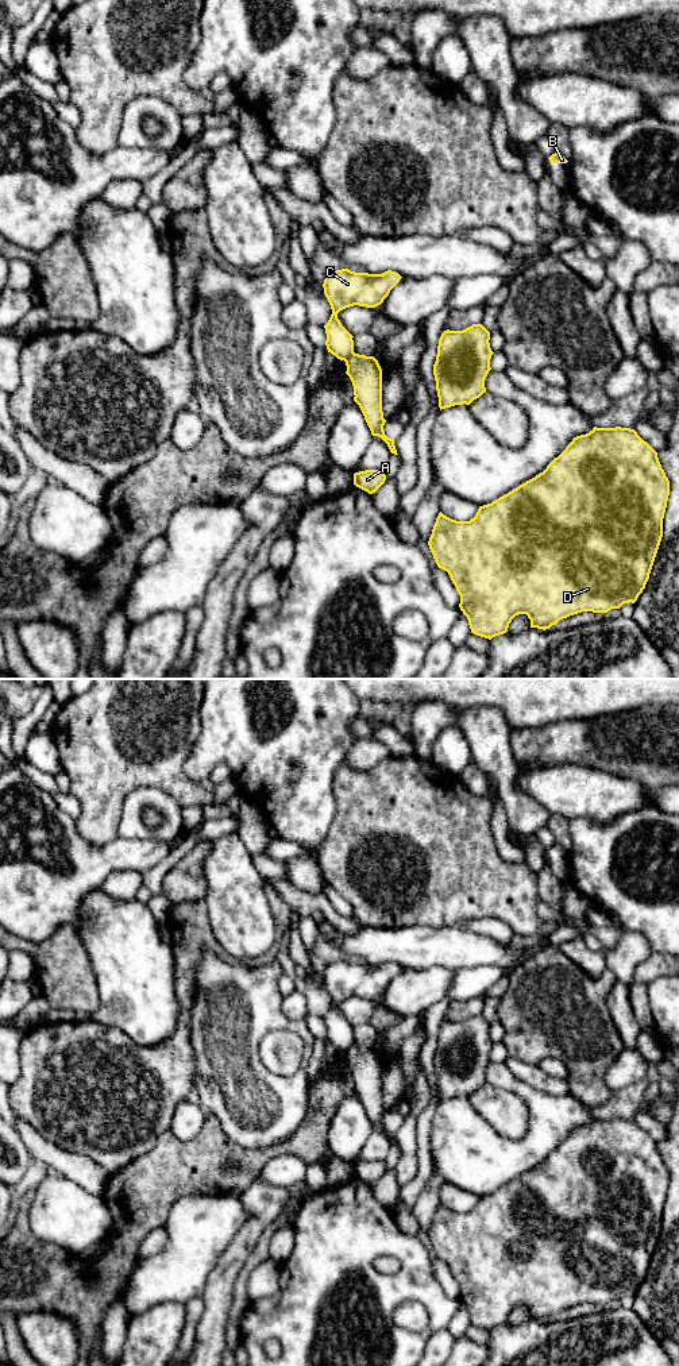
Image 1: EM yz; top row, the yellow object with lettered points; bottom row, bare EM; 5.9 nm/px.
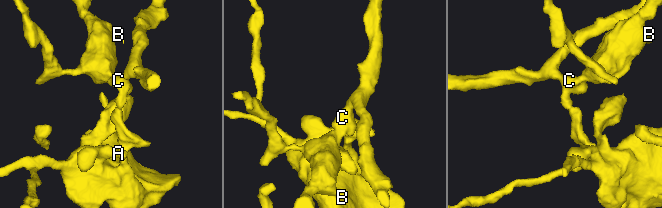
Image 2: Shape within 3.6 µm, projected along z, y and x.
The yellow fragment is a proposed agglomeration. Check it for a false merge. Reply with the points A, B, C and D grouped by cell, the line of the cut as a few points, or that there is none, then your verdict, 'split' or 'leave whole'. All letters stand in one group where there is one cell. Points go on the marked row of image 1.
A D / B C | yz (354, 352), (344, 361) | split

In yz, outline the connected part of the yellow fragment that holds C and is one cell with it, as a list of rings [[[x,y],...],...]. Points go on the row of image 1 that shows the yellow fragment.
[[[348,269],[332,271],[325,277],[324,294],[332,309],[328,323],[324,325],[328,352],[344,362],[355,354],[354,336],[342,325],[337,313],[354,305],[366,308],[381,305],[401,278],[398,273],[391,270],[382,274],[369,274]]]

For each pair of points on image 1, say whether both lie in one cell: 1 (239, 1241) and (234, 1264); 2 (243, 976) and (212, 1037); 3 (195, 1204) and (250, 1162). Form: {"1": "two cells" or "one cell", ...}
{"1": "one cell", "2": "one cell", "3": "two cells"}

